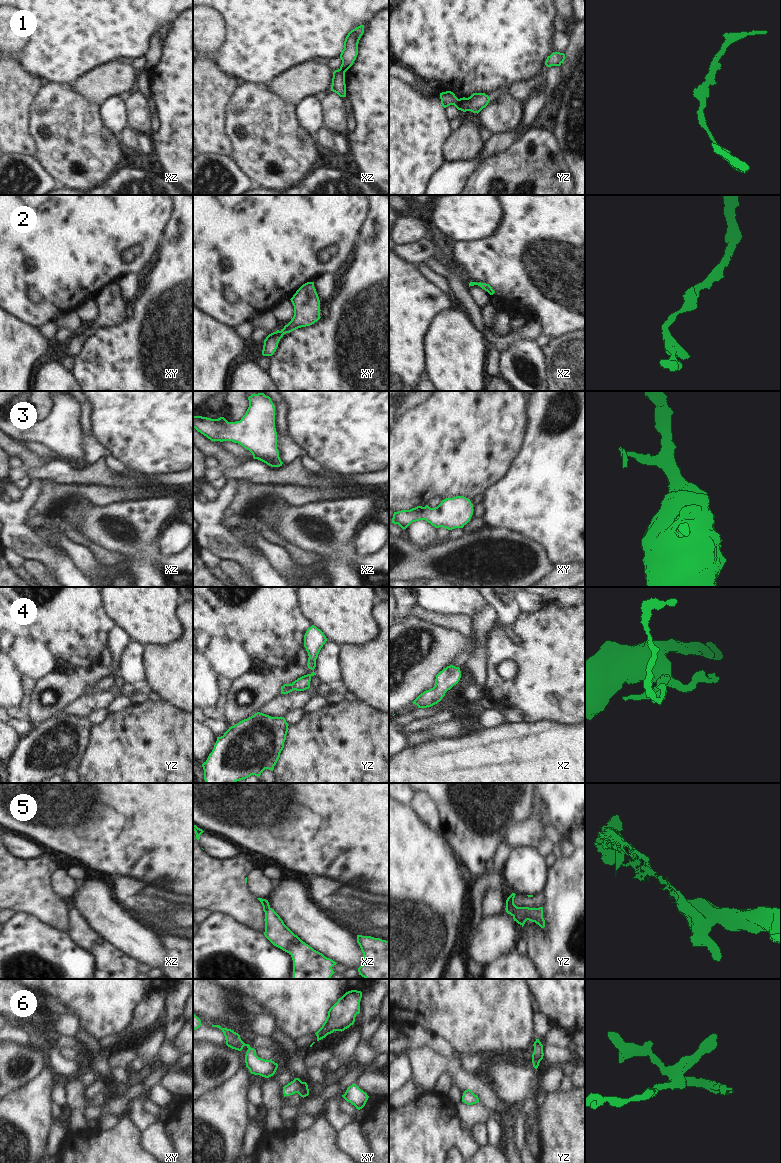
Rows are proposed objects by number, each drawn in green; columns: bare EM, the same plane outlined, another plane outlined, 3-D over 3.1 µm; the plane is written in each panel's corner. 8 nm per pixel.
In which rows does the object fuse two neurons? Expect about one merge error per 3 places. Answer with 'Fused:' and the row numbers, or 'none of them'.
Fused: 1, 5

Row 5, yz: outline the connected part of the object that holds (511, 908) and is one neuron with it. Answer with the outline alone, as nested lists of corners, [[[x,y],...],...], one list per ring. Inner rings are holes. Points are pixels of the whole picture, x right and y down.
[[[512,893],[506,900],[506,912],[508,914],[510,914],[514,921],[516,921],[516,916],[515,916],[515,913],[516,913],[516,910],[517,910],[517,906],[514,904],[514,898],[515,898],[515,893]]]

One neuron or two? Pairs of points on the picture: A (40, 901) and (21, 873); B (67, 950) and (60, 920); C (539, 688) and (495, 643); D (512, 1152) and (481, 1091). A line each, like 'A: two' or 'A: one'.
A: one
B: two
C: one
D: one

